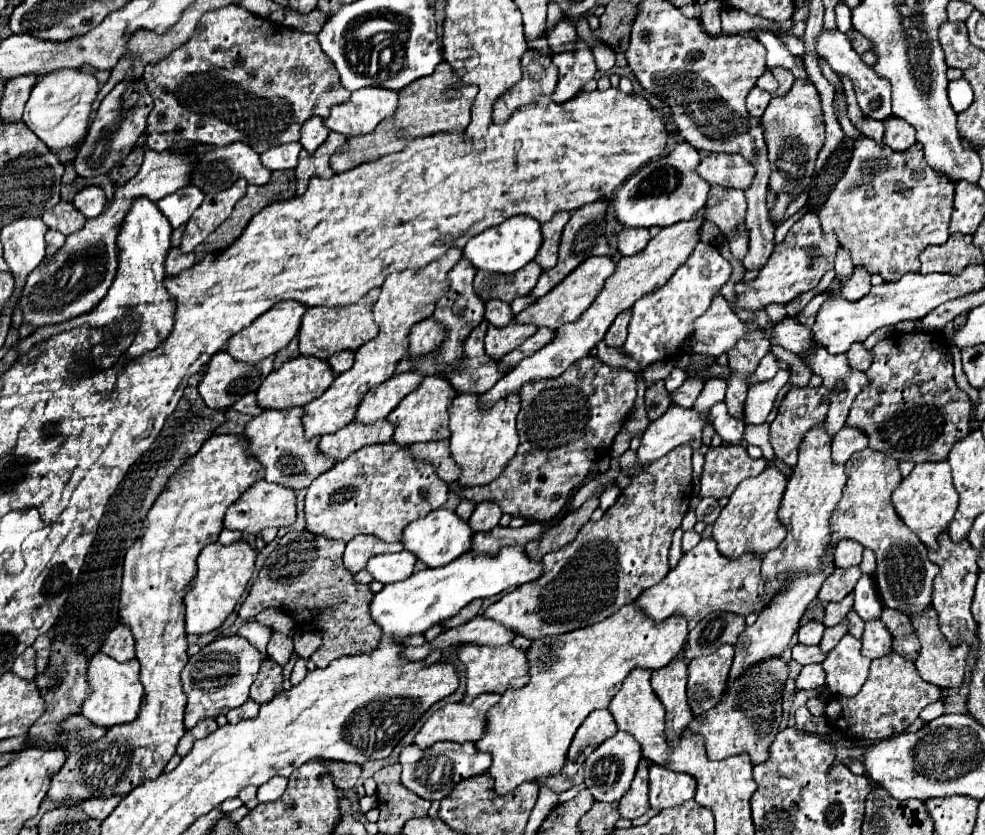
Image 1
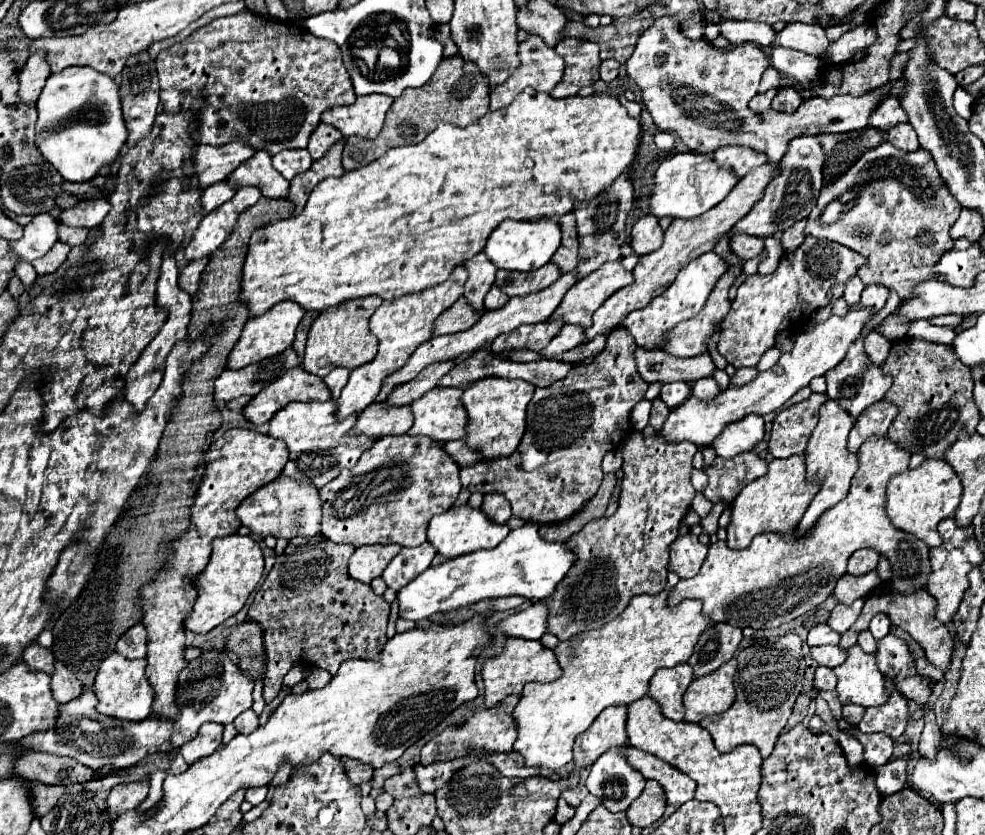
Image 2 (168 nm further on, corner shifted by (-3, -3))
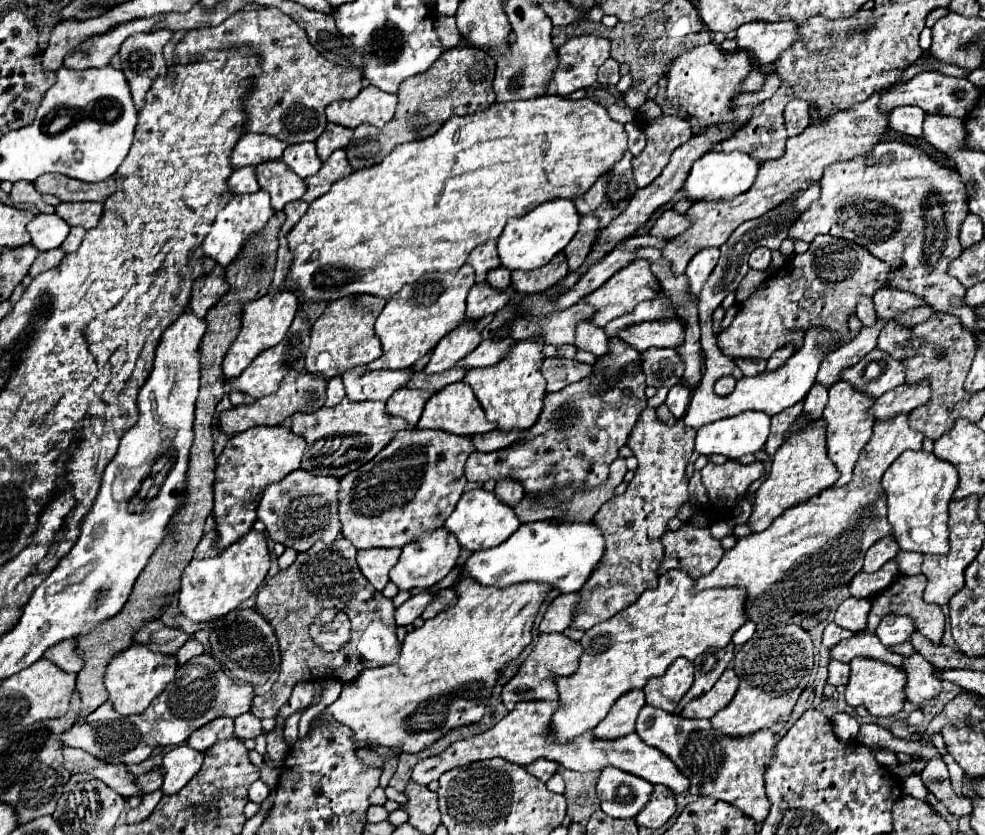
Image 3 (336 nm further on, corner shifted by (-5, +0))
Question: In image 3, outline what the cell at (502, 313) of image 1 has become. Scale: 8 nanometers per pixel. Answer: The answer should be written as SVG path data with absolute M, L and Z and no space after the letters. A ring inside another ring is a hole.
M496 267L496 269L492 269L492 271L488 271L488 275L486 275L486 281L494 287L494 289L506 289L508 285L510 285L510 269L506 269L506 267Z

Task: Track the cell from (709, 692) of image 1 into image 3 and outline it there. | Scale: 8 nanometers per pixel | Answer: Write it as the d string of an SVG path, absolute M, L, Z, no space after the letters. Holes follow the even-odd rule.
M728 669L706 695L690 701L690 705L682 711L682 717L712 719L712 715L716 715L720 709L724 709L732 701L732 695L736 695L738 683L740 681L738 681L736 673L732 669Z

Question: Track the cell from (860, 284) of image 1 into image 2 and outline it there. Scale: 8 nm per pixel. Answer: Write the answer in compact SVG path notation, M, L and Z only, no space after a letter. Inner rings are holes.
M870 284L864 288L862 298L860 298L860 306L870 308L870 310L880 310L884 306L888 298L888 288L880 286L880 284Z

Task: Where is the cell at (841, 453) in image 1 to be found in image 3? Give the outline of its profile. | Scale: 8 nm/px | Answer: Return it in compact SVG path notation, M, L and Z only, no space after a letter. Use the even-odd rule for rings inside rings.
M926 381L916 385L900 385L898 389L892 389L878 397L870 407L870 413L876 419L892 419L898 413L910 413L916 407L926 405L930 401L930 395L930 383Z

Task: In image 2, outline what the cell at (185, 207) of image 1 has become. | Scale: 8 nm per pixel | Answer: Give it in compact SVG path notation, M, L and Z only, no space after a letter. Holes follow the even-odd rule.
M216 182L216 184L208 186L208 188L202 188L200 206L202 206L202 210L208 214L208 212L212 212L214 208L218 208L220 204L224 204L226 200L230 200L230 198L234 196L234 192L236 192L236 190L228 188L228 184Z

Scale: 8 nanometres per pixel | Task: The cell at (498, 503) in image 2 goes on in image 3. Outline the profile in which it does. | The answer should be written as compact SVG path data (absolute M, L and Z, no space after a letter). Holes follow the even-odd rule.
M502 479L496 483L494 493L500 497L500 501L510 503L514 507L524 497L524 487L516 479Z

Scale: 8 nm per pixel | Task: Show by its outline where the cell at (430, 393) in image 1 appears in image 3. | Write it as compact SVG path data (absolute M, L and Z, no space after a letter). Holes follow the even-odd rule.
M458 381L452 385L446 385L442 391L438 391L434 395L434 399L430 399L424 407L424 413L416 425L418 429L442 429L454 435L478 435L478 433L488 433L492 429L496 429L496 423L490 423L476 399L476 395L472 393L472 389L468 387L468 383Z

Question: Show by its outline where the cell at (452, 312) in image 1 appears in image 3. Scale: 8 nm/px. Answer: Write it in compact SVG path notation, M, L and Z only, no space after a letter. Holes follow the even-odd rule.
M488 241L488 243L482 243L478 245L470 257L468 257L468 265L474 267L476 271L476 283L482 283L486 279L486 273L488 269L492 267L498 267L498 251L496 251L496 241Z

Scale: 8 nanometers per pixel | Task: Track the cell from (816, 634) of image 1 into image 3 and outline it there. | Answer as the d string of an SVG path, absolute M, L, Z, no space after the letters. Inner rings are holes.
M830 623L830 625L824 629L824 639L822 639L822 643L824 643L824 647L834 647L834 645L838 645L842 639L848 639L850 635L854 635L854 633L850 633L848 629L838 627L836 623Z

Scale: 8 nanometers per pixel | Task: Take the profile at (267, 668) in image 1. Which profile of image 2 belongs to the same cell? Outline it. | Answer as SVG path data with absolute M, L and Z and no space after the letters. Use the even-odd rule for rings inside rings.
M292 538L284 552L276 556L276 564L266 576L264 584L254 596L248 610L248 618L256 620L264 630L266 646L266 674L264 674L264 700L272 702L282 686L282 678L294 664L324 668L330 674L338 672L338 666L350 658L376 658L386 644L386 624L390 616L390 604L376 596L370 584L358 582L348 574L348 558L354 552L352 544L336 544L326 538Z

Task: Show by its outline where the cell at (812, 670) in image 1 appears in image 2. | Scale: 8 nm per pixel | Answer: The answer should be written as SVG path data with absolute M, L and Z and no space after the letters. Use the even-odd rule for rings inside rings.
M818 666L814 674L814 690L824 692L824 690L834 690L836 688L836 676L830 668Z

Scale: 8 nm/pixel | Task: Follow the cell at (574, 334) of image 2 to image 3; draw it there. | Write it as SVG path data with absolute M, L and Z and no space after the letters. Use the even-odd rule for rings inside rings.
M582 321L576 327L576 343L574 345L578 349L584 349L584 351L594 353L596 357L606 355L608 341L610 341L610 337L604 333L604 329L594 327L590 321Z

